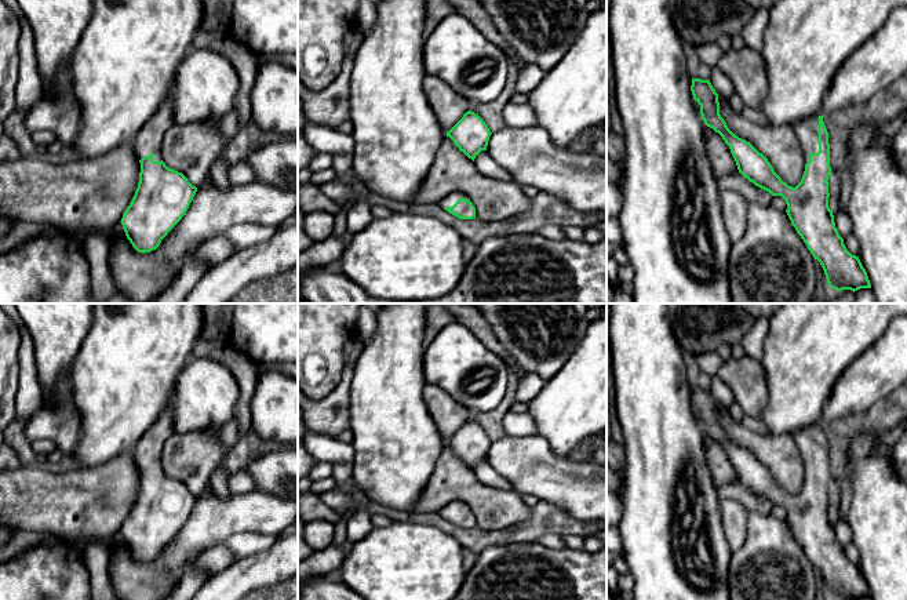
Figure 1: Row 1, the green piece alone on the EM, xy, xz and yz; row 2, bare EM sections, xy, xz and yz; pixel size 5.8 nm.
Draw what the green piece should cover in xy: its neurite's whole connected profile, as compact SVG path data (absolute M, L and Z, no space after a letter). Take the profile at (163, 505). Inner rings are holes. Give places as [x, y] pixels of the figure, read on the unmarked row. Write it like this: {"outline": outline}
{"outline": "M168 403L131 451L141 481L135 503L120 531L132 556L142 563L160 554L186 523L197 501L182 481L168 477L161 469L164 443L174 433L172 403Z"}

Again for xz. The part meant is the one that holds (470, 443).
{"outline": "M469 419L463 426L447 441L455 455L459 457L469 468L474 470L481 459L487 459L491 440L485 430Z"}

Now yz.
{"outline": "M692 388L691 400L700 414L704 433L729 455L739 481L755 495L786 509L791 534L820 571L828 594L837 600L871 597L866 578L859 566L846 559L828 516L830 452L823 425L793 433L806 472L801 491L793 497L782 490L762 462L728 437L710 389Z"}

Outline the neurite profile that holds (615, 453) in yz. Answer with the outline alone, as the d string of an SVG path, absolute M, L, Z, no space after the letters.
M612 439L607 443L607 465L615 472L624 470L626 468L624 446Z

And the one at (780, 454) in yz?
M718 404L720 423L728 437L750 451L762 462L775 481L788 495L795 497L805 480L805 463L793 434L764 436L754 433L731 417L729 410Z

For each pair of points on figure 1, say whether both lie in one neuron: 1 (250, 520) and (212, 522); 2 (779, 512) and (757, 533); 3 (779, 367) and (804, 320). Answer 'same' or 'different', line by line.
1: same
2: different
3: same

